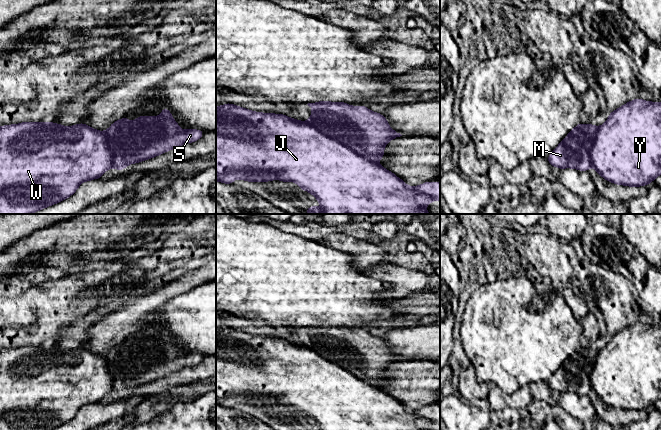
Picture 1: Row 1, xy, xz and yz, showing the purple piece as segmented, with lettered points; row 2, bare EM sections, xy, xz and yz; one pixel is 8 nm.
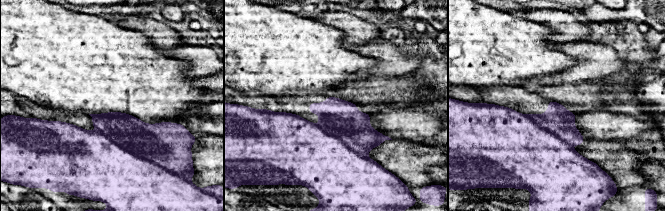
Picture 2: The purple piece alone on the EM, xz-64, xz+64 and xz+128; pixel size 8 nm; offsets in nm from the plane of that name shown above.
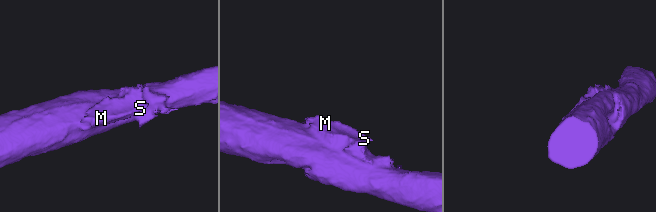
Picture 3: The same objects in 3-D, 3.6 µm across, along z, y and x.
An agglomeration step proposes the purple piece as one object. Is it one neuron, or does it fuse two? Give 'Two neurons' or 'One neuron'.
Two neurons

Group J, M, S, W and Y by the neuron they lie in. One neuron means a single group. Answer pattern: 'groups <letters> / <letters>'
groups J W Y / M S

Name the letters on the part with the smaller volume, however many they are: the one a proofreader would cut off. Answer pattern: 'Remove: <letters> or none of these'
Remove: M, S

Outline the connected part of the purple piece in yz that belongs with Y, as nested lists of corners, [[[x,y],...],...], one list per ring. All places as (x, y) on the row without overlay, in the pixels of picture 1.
[[[636,322],[609,337],[604,348],[598,351],[590,376],[591,391],[605,404],[629,411],[649,409],[661,399],[661,326]]]

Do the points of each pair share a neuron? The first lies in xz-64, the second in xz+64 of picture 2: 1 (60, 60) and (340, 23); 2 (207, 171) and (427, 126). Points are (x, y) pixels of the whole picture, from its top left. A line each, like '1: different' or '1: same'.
1: different
2: different

